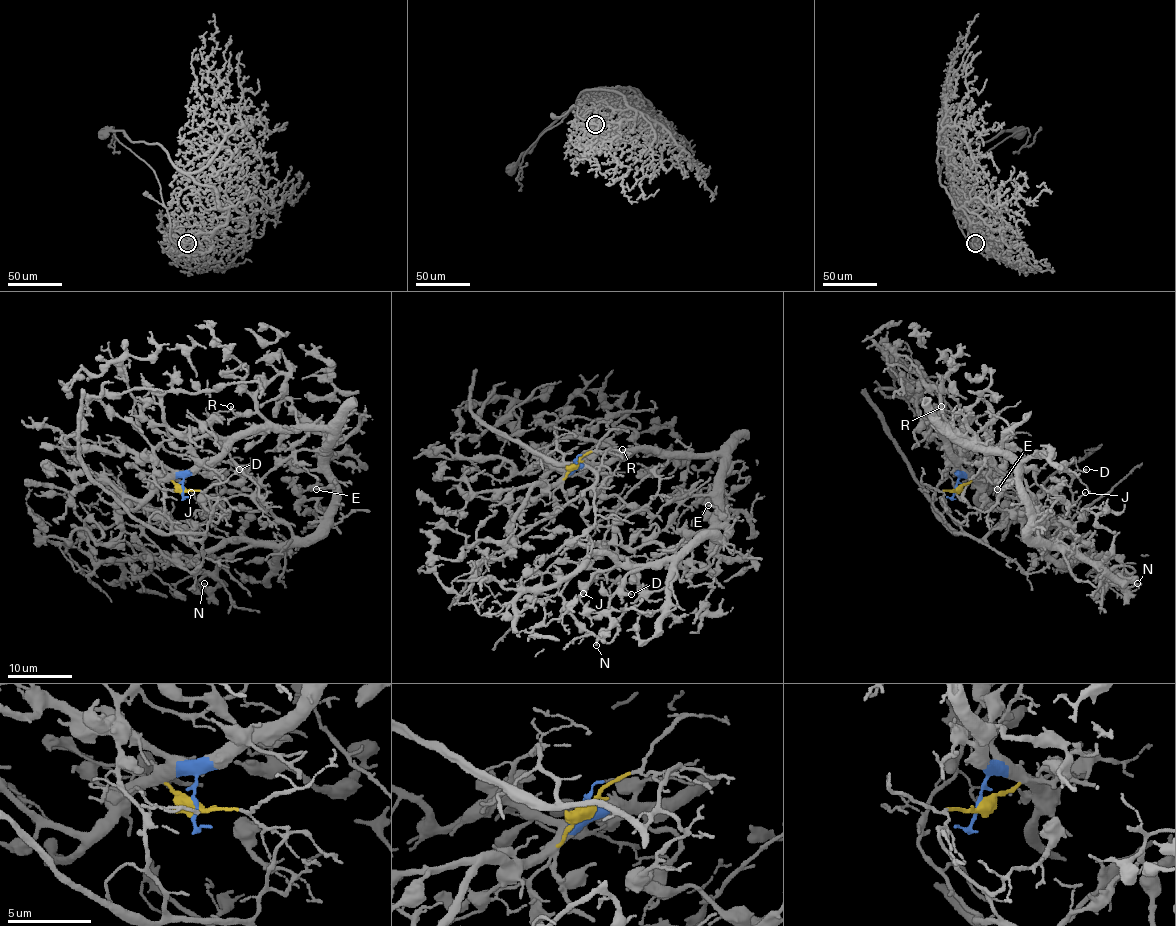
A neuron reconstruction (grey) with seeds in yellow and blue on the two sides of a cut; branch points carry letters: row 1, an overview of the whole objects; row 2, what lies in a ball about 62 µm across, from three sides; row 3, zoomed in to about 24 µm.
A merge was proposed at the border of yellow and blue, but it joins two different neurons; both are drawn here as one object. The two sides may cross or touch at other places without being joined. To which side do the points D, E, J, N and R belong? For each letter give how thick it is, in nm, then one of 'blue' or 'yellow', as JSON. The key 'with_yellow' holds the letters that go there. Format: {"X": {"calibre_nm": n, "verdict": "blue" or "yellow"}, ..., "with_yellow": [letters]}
{"D": {"calibre_nm": 140, "verdict": "yellow"}, "E": {"calibre_nm": 180, "verdict": "blue"}, "J": {"calibre_nm": 170, "verdict": "yellow"}, "N": {"calibre_nm": 150, "verdict": "blue"}, "R": {"calibre_nm": 160, "verdict": "blue"}, "with_yellow": ["D", "J"]}

